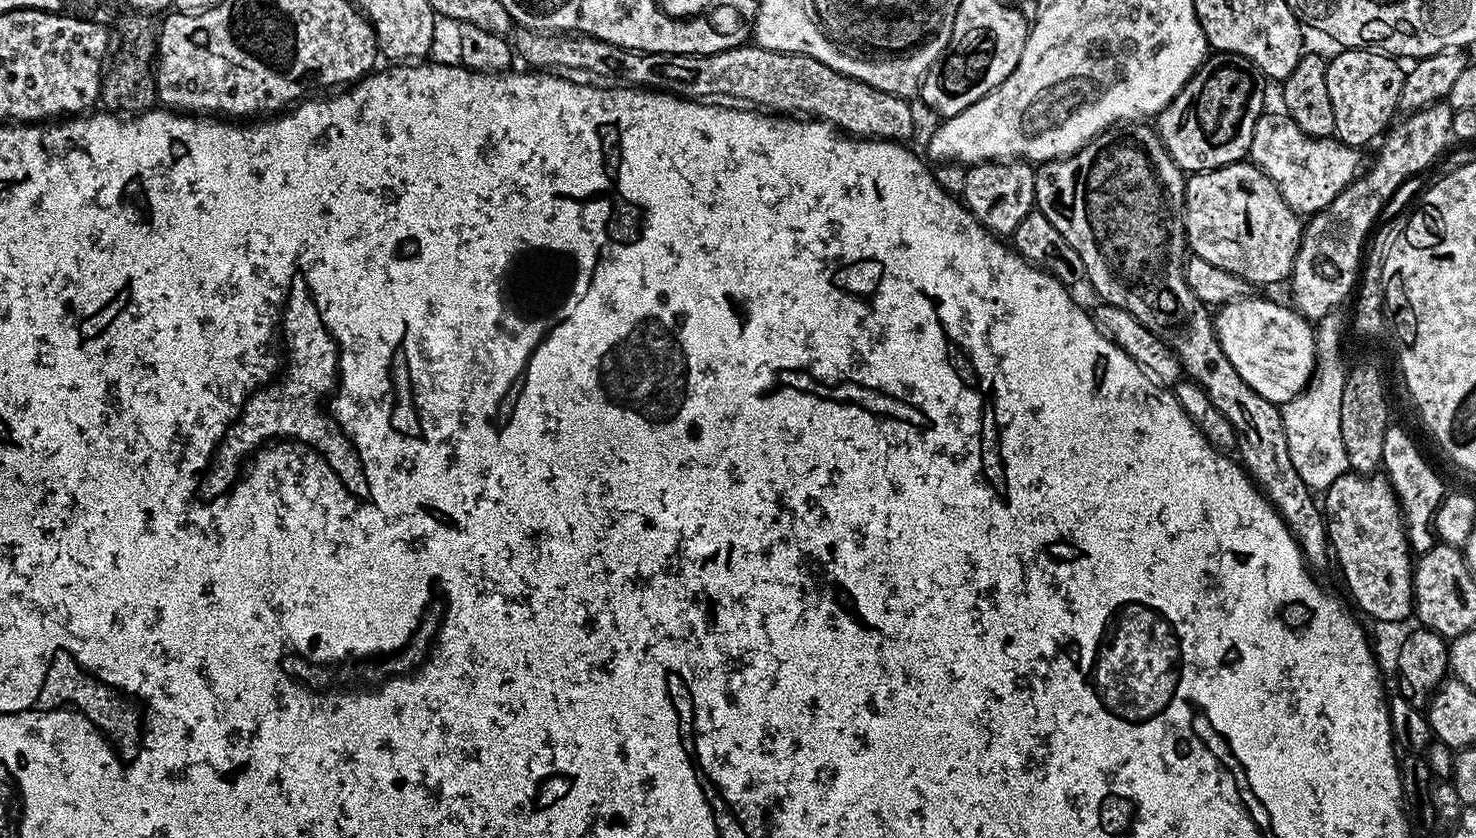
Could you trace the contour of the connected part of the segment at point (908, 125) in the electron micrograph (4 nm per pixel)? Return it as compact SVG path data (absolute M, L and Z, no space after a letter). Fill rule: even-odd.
M517 27L515 36L515 55L519 59L521 56L529 69L575 74L600 86L617 84L647 88L701 102L725 96L728 99L725 101L743 102L772 114L799 114L804 118L823 120L841 133L857 138L904 142L916 128L912 108L908 105L911 103L905 97L866 86L866 82L846 74L838 74L838 70L822 66L818 58L775 52L761 48L755 42L745 42L737 48L727 48L714 54L675 56L665 52L637 52L635 48L621 48L612 40L599 40L583 34L531 32L528 28Z

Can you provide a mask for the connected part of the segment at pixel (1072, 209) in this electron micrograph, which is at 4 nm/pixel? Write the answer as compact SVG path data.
M1136 122L1131 125L1129 132L1120 132L1124 130L1109 130L1095 136L1086 146L1079 148L1073 156L1063 156L1060 160L1043 161L1035 169L1036 181L1034 182L1034 194L1036 195L1035 211L1046 214L1046 218L1050 218L1050 222L1054 225L1054 230L1058 230L1058 234L1062 234L1062 238L1066 238L1066 242L1070 242L1070 246L1074 246L1074 250L1078 250L1078 258L1082 258L1082 266L1084 267L1084 276L1086 280L1092 283L1094 291L1100 295L1099 299L1106 304L1113 304L1122 310L1130 310L1130 314L1134 314L1134 318L1138 318L1138 322L1142 322L1154 334L1158 334L1158 338L1162 338L1162 342L1166 342L1166 346L1170 346L1170 350L1178 358L1183 375L1187 377L1191 383L1195 384L1201 392L1205 392L1210 398L1210 402L1215 408L1220 411L1226 418L1226 422L1230 422L1232 429L1237 432L1236 448L1239 463L1242 465L1245 472L1252 477L1253 481L1258 485L1261 492L1267 496L1270 503L1279 512L1280 517L1284 519L1284 523L1288 525L1292 535L1295 536L1297 544L1300 545L1300 551L1304 553L1305 561L1313 569L1324 568L1330 564L1330 545L1328 543L1328 526L1324 518L1321 505L1314 497L1313 489L1306 486L1306 482L1302 482L1302 478L1298 478L1298 470L1294 470L1294 462L1290 462L1290 446L1286 446L1286 430L1282 422L1282 414L1280 408L1274 402L1270 402L1266 398L1262 398L1262 394L1258 394L1254 390L1250 390L1250 386L1246 386L1246 382L1242 382L1242 378L1238 378L1238 370L1234 370L1234 366L1230 366L1230 360L1226 358L1226 354L1222 350L1222 346L1216 340L1216 332L1214 329L1214 320L1210 315L1209 309L1200 300L1196 299L1194 290L1190 290L1190 286L1184 277L1184 261L1186 259L1186 241L1184 239L1184 222L1182 213L1184 211L1184 185L1186 183L1185 173L1181 172L1180 167L1170 158L1170 154L1164 149L1164 143L1161 142L1160 136L1155 130L1155 127L1149 126L1147 123Z

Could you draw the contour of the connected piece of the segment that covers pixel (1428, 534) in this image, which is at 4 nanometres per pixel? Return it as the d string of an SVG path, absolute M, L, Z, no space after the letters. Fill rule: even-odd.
M1396 422L1389 423L1386 430L1386 438L1382 438L1382 458L1380 459L1383 475L1386 477L1393 490L1396 492L1396 499L1400 502L1400 510L1404 522L1404 530L1408 538L1411 551L1416 554L1423 554L1433 546L1434 531L1433 531L1433 516L1436 513L1436 508L1439 507L1440 501L1446 495L1446 488L1440 481L1440 476L1434 469L1428 465L1426 457L1420 453L1418 445L1412 441L1412 436L1404 428L1399 428Z

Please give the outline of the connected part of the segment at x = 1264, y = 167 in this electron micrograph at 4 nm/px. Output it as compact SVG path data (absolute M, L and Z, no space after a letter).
M1268 110L1254 126L1250 160L1271 178L1293 212L1315 214L1330 206L1357 179L1360 154L1360 148L1349 148L1335 138L1308 136L1283 111Z

